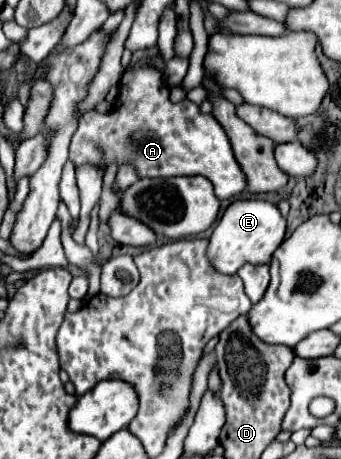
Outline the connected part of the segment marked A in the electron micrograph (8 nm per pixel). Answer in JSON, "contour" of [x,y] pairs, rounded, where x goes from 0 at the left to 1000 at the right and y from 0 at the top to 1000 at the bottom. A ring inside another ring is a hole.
{"contour":[[[411,150],[411,155],[370,155],[352,176],[352,207],[340,220],[334,242],[287,246],[258,242],[235,268],[223,290],[205,307],[205,351],[217,359],[240,355],[293,355],[293,325],[305,333],[305,355],[346,351],[346,359],[387,355],[405,368],[411,386],[510,386],[510,381],[598,381],[622,394],[628,420],[639,434],[674,434],[704,425],[721,412],[721,381],[698,351],[686,346],[680,316],[645,268],[622,251],[587,246],[581,229],[563,220],[504,224],[493,216],[499,198],[487,185],[469,185],[469,155],[457,150]]]}

